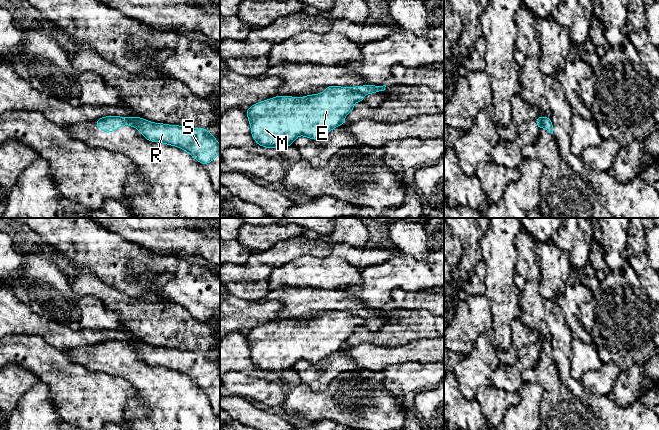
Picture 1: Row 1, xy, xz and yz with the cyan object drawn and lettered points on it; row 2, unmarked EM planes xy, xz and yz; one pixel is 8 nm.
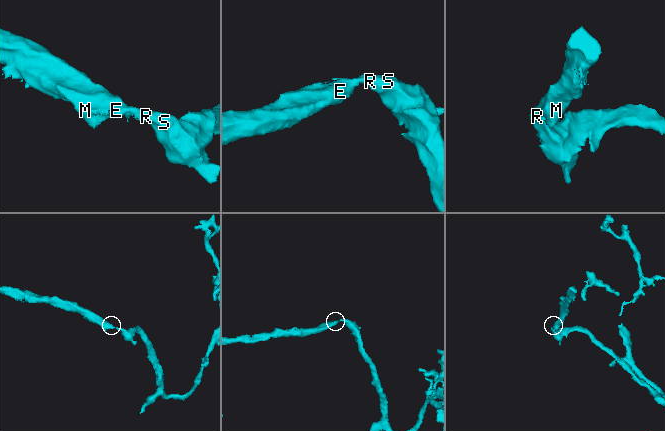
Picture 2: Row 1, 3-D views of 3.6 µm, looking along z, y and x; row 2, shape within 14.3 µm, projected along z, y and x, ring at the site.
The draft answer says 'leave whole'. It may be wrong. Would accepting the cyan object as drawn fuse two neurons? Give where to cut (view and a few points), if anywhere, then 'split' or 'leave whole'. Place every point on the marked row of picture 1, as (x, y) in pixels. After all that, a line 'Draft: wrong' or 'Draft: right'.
cut in xz along (352, 88), (363, 95); split
Draft: wrong

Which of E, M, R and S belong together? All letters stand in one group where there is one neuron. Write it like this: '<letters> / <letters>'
E M / R S

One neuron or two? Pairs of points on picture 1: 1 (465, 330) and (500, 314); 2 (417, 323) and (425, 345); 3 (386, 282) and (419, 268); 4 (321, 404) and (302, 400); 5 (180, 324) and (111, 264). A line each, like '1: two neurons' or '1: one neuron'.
1: two neurons
2: two neurons
3: one neuron
4: one neuron
5: two neurons

